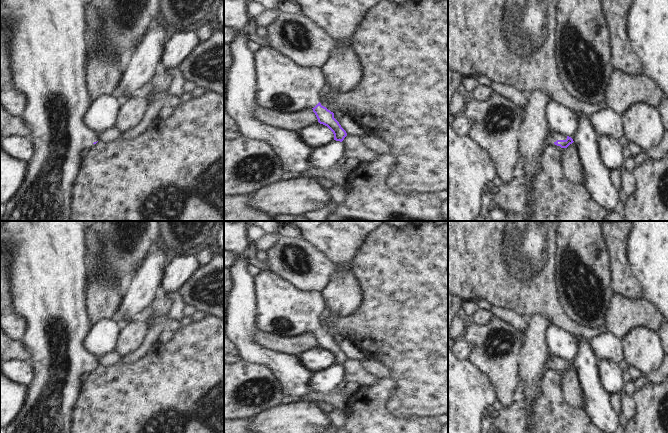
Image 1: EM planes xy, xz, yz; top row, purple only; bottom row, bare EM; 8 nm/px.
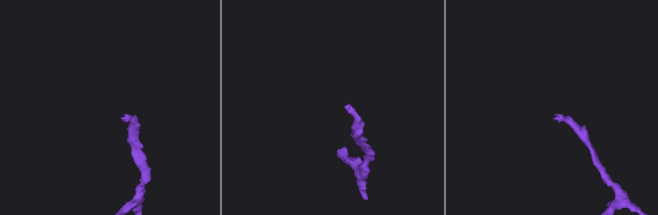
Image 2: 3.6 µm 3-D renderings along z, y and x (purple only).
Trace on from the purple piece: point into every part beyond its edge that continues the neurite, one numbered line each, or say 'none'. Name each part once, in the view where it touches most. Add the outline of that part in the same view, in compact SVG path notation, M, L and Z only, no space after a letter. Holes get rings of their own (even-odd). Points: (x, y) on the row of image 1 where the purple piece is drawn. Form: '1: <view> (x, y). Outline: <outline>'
1: yz (535, 129). Outline: M535 89L528 94L529 104L524 106L521 137L519 140L519 151L527 162L522 171L528 177L528 207L527 213L532 211L534 199L532 197L532 179L540 167L541 152L549 143L557 140L566 140L567 135L554 132L549 127L545 109L551 99L548 92Z

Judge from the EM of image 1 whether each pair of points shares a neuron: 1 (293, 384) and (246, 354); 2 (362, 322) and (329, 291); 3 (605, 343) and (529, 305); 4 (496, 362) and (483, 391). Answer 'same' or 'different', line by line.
1: same
2: different
3: different
4: different

